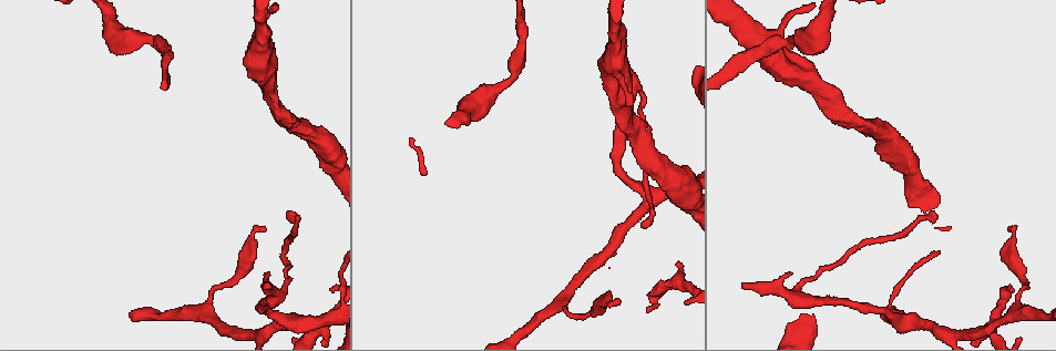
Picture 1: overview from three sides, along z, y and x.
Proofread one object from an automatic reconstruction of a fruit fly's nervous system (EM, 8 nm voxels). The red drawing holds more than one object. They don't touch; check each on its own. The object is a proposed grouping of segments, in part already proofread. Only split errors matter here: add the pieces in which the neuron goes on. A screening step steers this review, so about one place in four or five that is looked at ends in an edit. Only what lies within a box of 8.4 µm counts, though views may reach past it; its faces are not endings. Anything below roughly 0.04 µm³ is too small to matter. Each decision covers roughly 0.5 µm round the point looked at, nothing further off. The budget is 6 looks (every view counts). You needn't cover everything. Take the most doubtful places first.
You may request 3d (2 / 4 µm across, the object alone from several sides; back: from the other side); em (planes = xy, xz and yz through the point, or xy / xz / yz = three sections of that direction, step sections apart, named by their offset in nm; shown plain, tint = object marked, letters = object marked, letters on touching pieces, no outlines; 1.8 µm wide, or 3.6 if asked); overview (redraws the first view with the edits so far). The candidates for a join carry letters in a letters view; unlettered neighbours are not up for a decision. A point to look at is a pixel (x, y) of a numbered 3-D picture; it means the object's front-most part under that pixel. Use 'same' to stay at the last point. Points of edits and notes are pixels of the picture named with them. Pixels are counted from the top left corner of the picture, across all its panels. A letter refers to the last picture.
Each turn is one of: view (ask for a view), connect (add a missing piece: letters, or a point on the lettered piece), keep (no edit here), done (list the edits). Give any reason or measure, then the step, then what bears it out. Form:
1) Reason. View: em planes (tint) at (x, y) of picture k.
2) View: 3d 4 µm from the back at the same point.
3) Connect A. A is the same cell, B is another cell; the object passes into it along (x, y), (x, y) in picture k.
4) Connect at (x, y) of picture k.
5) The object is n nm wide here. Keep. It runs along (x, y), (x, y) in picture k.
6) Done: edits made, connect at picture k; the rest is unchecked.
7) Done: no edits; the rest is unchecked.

Branch stops here. View: em xz step 16 (letters) at (621, 302) of picture 1.

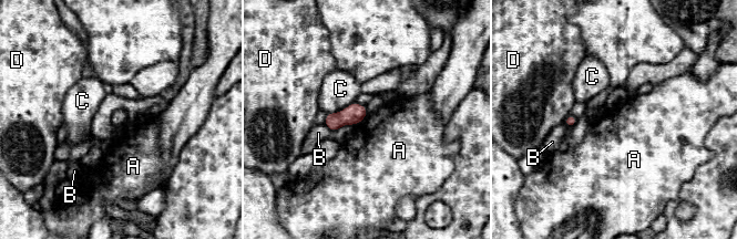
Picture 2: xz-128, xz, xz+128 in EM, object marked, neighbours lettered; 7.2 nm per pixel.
Keep. A, B, C and D are other cells; a border runs along (367, 115), (356, 125) in picture 2; none of them fits.

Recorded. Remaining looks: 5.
Calibre changes. View: em yz step 4 (letters) at (512, 78) of picture 1.

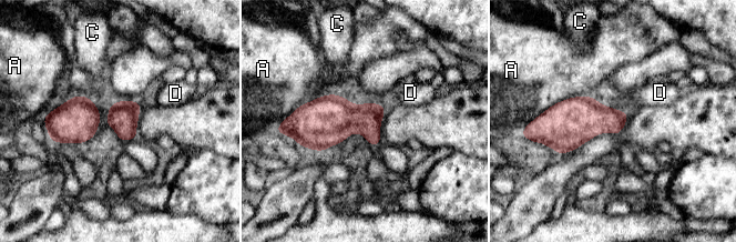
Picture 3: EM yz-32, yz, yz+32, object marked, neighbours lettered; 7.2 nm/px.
Another direction. View: em planes (letters) at the same point.

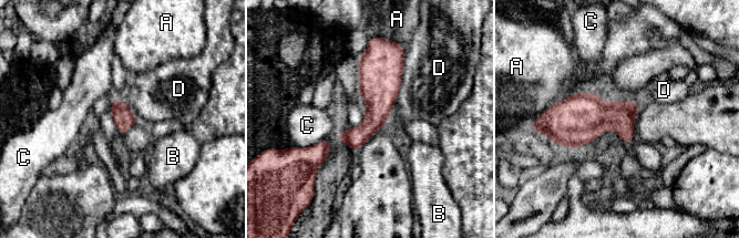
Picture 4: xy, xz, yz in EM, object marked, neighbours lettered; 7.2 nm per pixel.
Keep. A, B, C and D are other cells; a border runs along (406, 52), (400, 89), (386, 122) in picture 4; no lettered piece goes on from it.

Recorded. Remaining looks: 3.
View: 3d 2 µm at (272, 287) of picture 1.

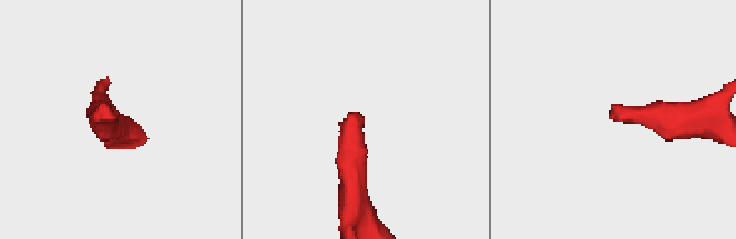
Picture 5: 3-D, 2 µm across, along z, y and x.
View: em planes (letters) at (610, 115) of picture 5.

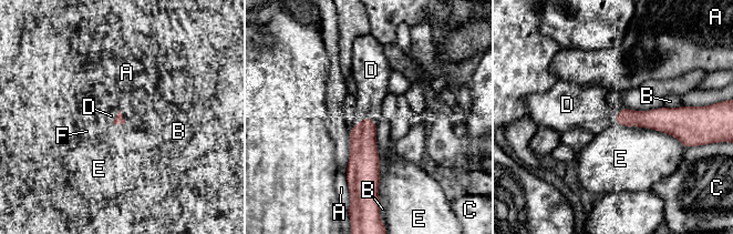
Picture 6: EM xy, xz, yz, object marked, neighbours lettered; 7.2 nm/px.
The longest contact is with E, 550 nm. Connect D. D is the same cell, A, B, C, E and F are other cells; it goes on there.

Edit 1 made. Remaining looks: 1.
Done: edits made, connect at picture 6; the rest is unchecked.

